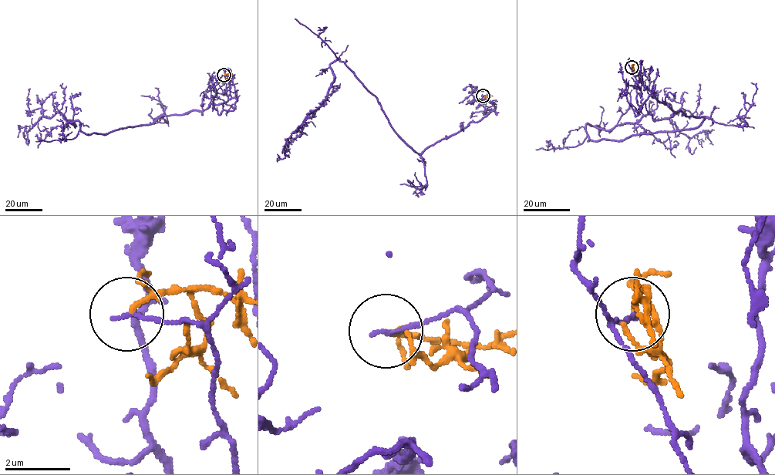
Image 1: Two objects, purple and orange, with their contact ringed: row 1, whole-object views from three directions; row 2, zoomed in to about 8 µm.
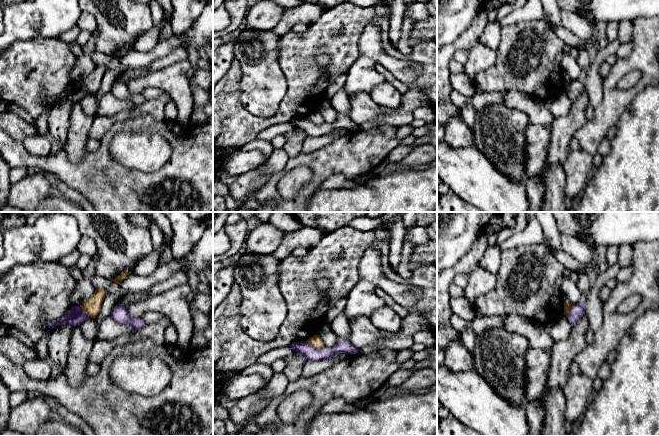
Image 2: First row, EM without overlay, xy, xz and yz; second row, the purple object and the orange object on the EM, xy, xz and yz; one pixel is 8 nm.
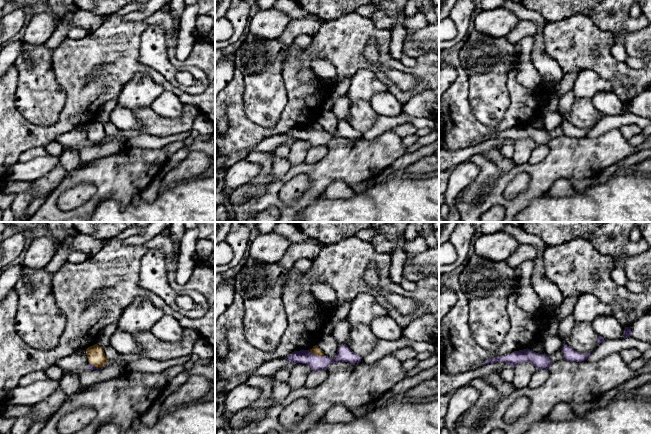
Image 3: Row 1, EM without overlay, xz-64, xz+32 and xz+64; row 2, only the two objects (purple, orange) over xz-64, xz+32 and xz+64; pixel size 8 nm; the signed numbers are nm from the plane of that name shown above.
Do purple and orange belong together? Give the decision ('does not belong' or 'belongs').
does not belong

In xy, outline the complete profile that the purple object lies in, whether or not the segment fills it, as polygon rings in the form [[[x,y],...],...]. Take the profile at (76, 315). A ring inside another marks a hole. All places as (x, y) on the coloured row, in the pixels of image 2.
[[[73,306],[61,318],[55,321],[49,322],[47,326],[50,329],[53,329],[58,325],[64,325],[64,324],[79,326],[89,318],[92,318],[92,317],[86,313],[86,311],[83,309],[82,306]]]

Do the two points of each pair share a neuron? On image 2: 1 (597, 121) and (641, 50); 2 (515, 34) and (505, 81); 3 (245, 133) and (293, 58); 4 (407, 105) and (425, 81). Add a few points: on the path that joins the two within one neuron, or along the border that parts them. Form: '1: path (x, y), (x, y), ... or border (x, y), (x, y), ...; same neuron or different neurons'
1: path (610, 103), (610, 82), (623, 68); same neuron
2: path (515, 46), (513, 48), (513, 69); same neuron
3: path (268, 122), (277, 119), (295, 101), (295, 81); same neuron
4: border (426, 93), (421, 89), (411, 88), (404, 95); different neurons

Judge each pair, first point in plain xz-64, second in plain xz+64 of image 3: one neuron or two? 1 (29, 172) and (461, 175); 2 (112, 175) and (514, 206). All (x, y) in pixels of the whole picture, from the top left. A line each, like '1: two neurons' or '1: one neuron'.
1: one neuron
2: one neuron

